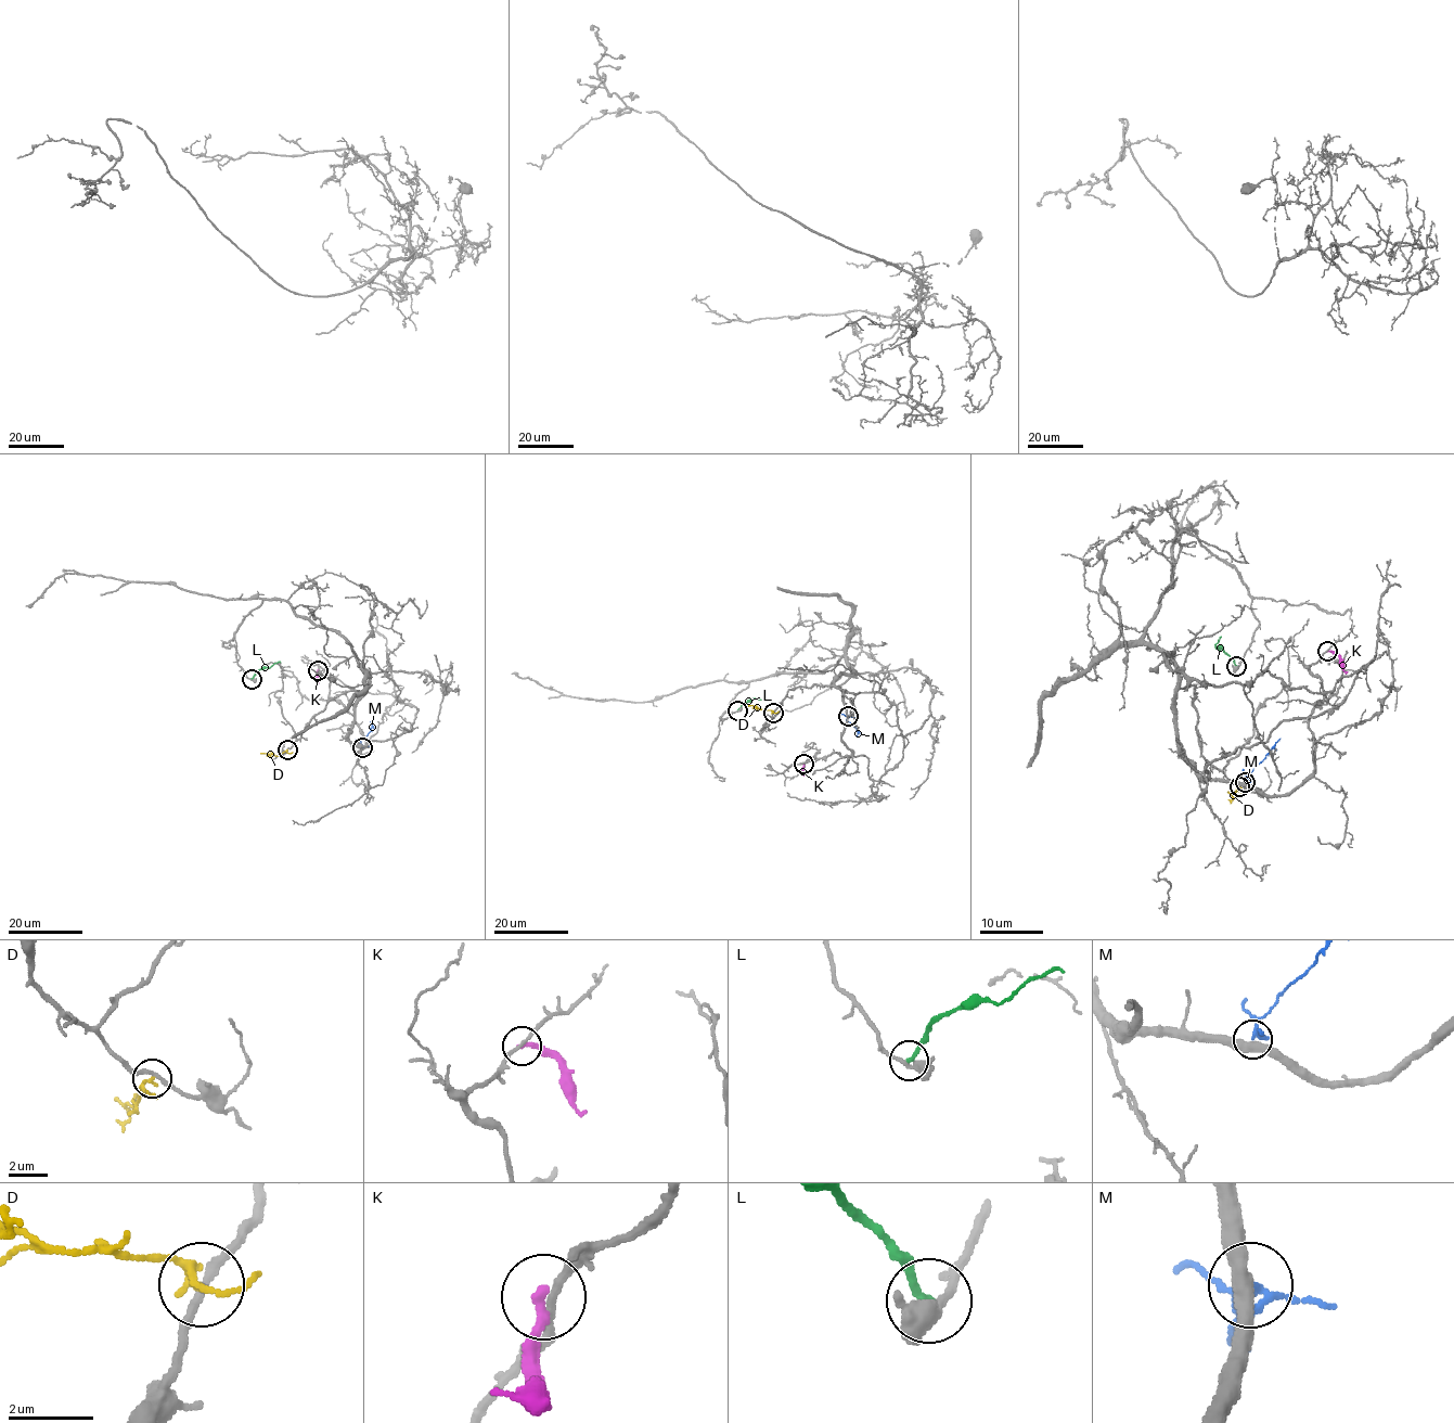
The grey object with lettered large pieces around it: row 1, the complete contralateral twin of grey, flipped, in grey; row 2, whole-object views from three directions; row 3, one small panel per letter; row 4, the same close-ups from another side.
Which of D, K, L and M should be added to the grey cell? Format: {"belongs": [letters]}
{"belongs": ["L", "M"]}

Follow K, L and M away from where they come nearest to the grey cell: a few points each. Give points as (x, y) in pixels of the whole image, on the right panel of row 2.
K: (1327, 651), (1338, 657), (1346, 675)
L: (1236, 666), (1224, 651), (1216, 648), (1219, 638)
M: (1246, 782), (1281, 739)

